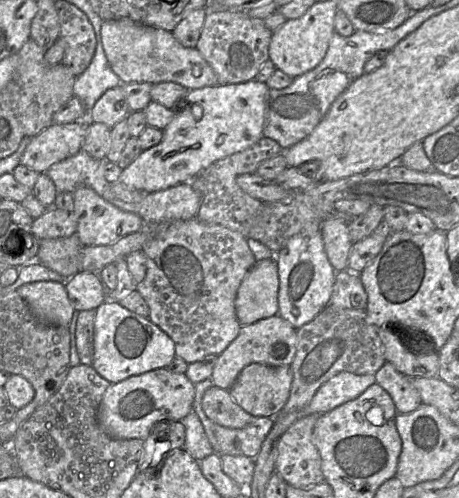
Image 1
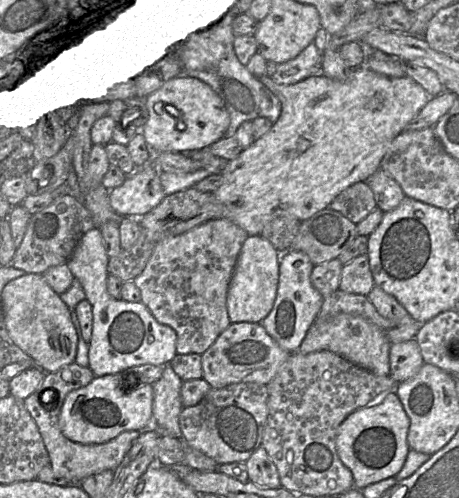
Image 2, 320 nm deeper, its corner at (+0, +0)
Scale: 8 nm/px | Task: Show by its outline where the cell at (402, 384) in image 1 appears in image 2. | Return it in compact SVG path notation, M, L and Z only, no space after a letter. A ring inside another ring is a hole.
M416 339L391 345L389 375L398 384L412 378L423 364L423 357Z

